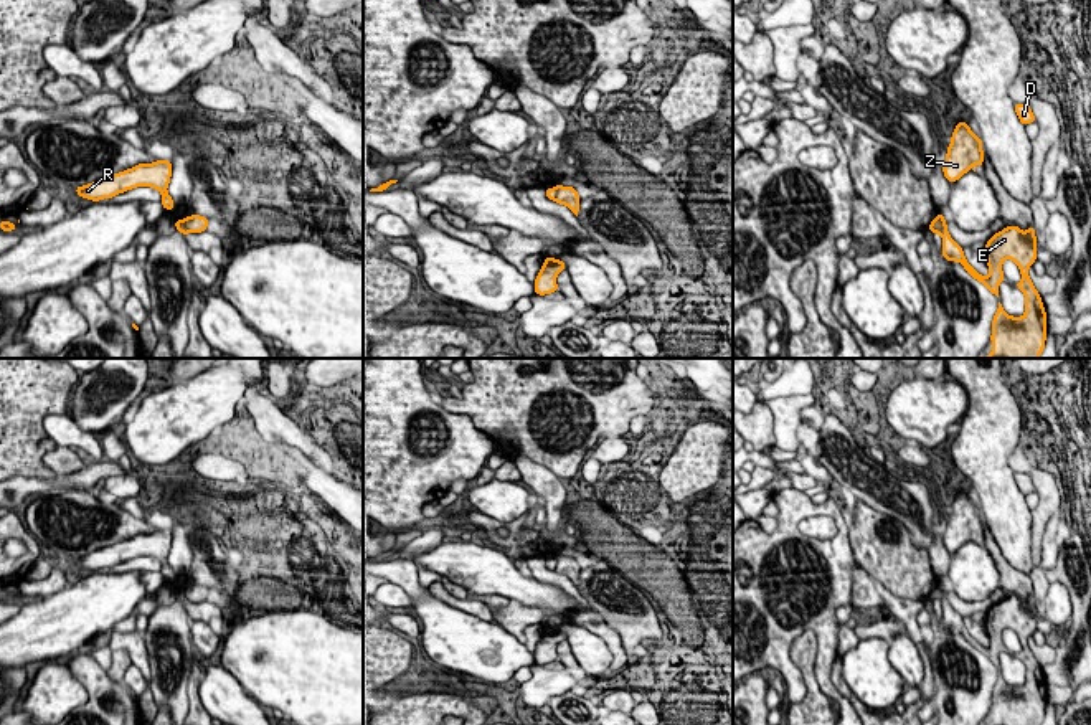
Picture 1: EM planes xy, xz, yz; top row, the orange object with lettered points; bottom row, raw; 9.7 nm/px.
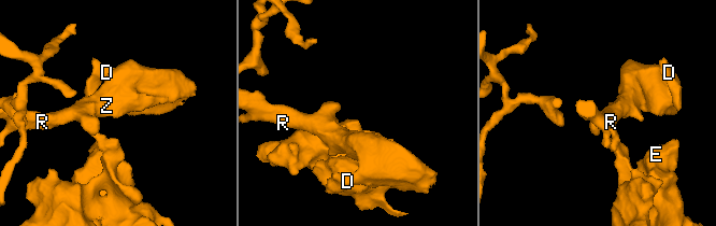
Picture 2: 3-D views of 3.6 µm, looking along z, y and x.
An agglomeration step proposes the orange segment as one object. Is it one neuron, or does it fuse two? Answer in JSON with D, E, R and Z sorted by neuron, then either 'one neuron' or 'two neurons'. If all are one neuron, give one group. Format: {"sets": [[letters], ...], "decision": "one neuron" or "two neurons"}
{"sets": [["D", "R", "Z"], ["E"]], "decision": "two neurons"}

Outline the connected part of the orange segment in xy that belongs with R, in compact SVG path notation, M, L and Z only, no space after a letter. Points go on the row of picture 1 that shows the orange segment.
M157 160L152 163L139 163L124 172L102 177L92 183L76 187L76 193L83 198L101 201L137 187L152 187L162 193L160 203L165 210L173 210L175 203L167 192L172 177L172 160Z

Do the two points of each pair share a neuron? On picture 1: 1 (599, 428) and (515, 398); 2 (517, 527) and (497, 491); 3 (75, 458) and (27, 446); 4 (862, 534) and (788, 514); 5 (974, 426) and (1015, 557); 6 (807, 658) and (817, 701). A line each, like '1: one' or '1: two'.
1: one
2: two
3: two
4: two
5: one
6: one

